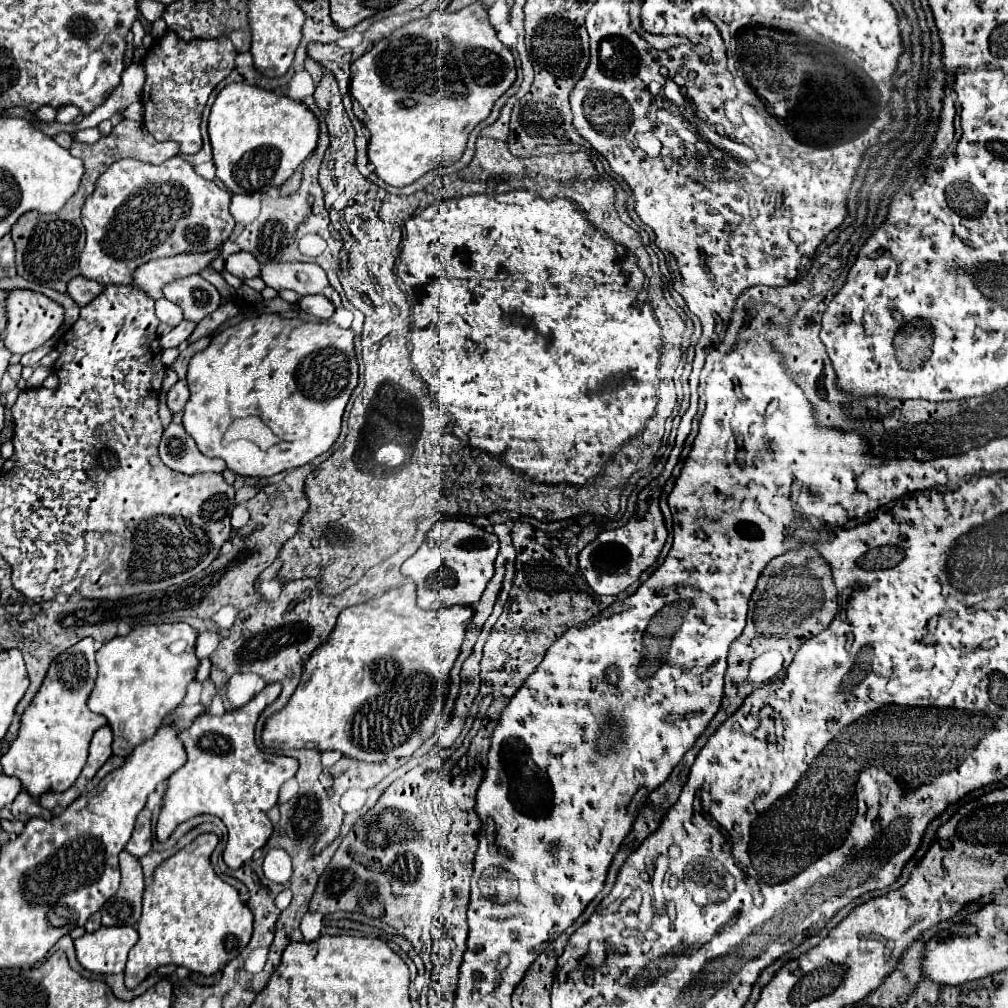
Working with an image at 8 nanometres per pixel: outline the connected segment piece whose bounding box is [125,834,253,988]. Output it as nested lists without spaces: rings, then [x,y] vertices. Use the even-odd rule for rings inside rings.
[[[201,834],[155,870],[153,882],[143,896],[143,916],[137,924],[139,942],[131,948],[125,968],[127,988],[139,986],[153,970],[165,964],[185,966],[205,976],[215,974],[249,944],[253,914],[241,902],[239,892],[215,874],[209,860],[215,846],[215,834]]]

